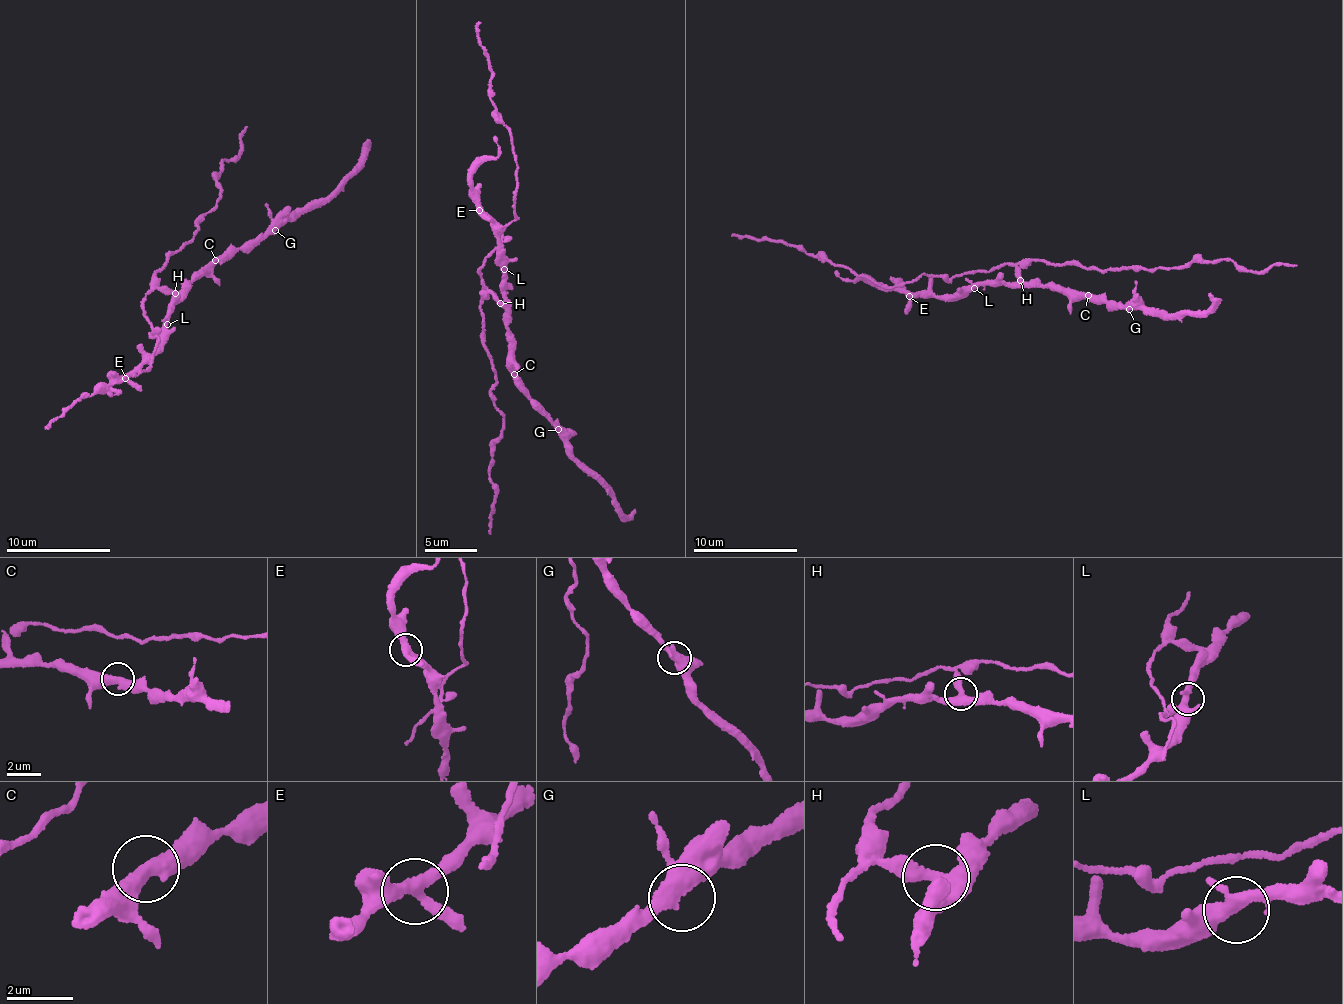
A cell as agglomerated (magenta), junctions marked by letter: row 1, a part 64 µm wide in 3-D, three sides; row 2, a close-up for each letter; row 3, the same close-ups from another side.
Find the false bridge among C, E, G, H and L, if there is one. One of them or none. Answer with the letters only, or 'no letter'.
H

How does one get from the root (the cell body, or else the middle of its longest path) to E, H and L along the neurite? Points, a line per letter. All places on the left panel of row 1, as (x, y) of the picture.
E: (150, 291), (158, 289), (175, 293), (178, 300), (166, 314), (154, 353), (125, 378)
H: (150, 291), (158, 289), (175, 293)
L: (150, 291), (158, 289), (175, 293), (178, 300), (167, 313), (167, 324)

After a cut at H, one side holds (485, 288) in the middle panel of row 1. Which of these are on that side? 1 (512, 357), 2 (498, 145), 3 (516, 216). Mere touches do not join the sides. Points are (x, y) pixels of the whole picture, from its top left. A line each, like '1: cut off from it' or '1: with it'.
1: cut off from it
2: cut off from it
3: with it

